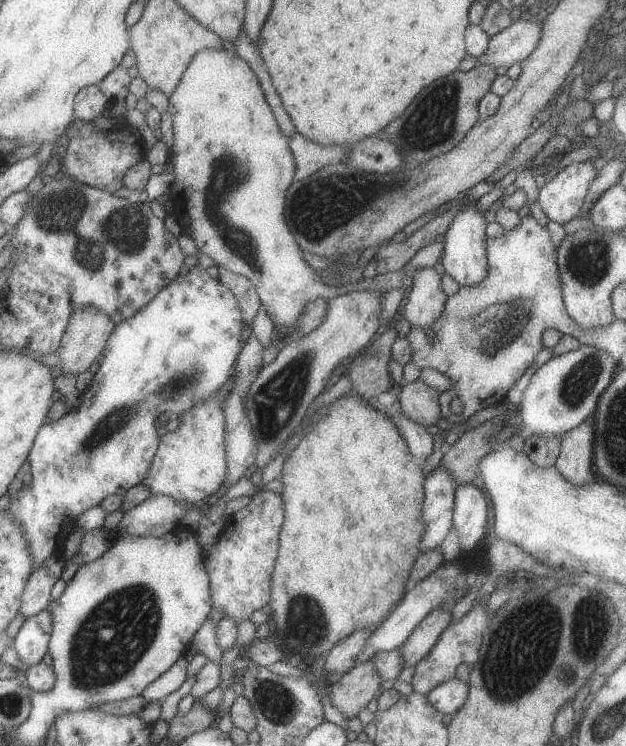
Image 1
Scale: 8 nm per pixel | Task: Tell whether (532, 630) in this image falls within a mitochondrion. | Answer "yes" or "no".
yes

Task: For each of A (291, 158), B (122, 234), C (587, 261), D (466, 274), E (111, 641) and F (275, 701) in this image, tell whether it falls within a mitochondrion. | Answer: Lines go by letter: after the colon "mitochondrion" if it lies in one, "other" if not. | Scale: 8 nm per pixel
A: other
B: mitochondrion
C: mitochondrion
D: other
E: mitochondrion
F: mitochondrion

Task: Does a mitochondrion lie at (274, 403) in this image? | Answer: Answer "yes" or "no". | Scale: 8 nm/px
yes

